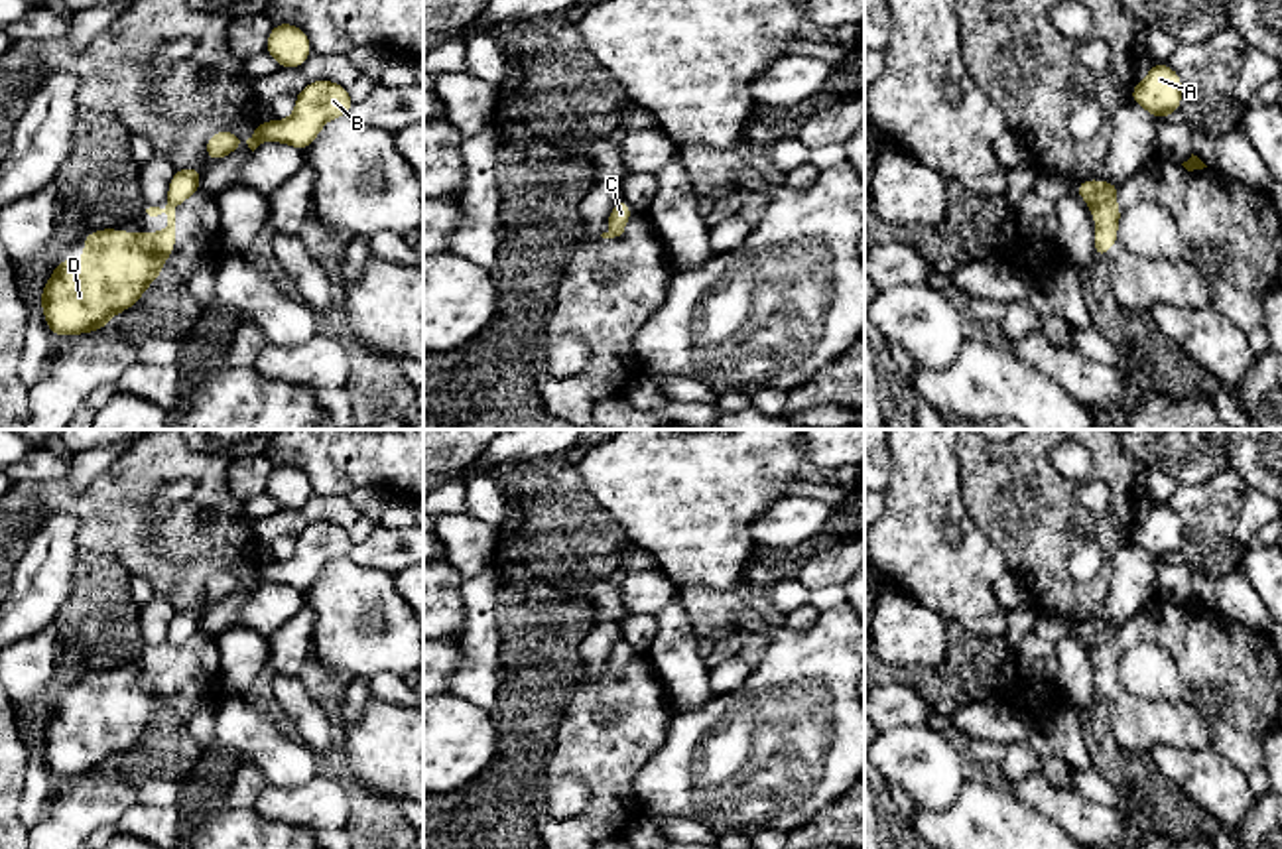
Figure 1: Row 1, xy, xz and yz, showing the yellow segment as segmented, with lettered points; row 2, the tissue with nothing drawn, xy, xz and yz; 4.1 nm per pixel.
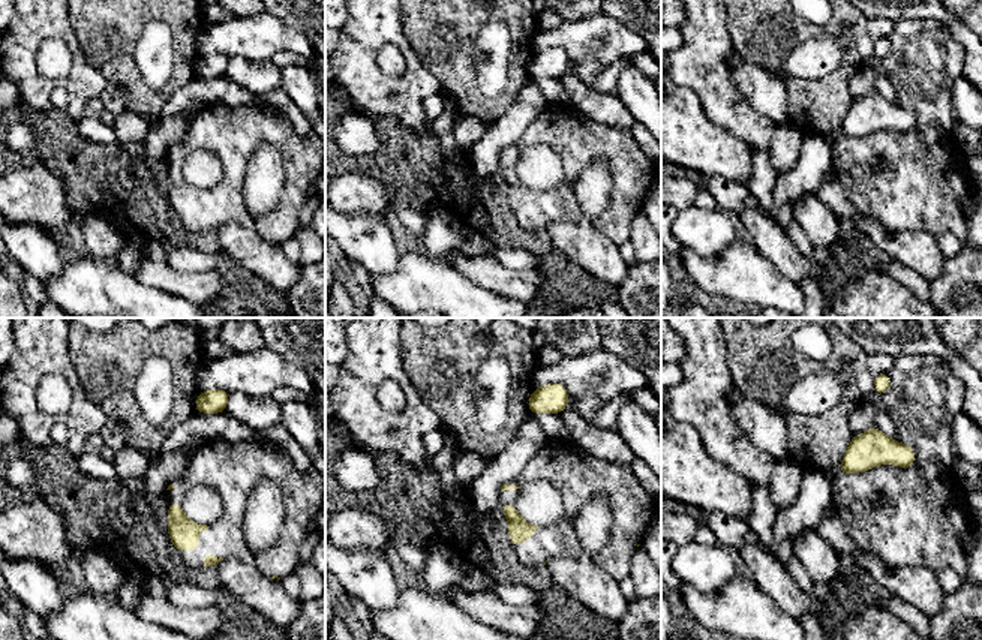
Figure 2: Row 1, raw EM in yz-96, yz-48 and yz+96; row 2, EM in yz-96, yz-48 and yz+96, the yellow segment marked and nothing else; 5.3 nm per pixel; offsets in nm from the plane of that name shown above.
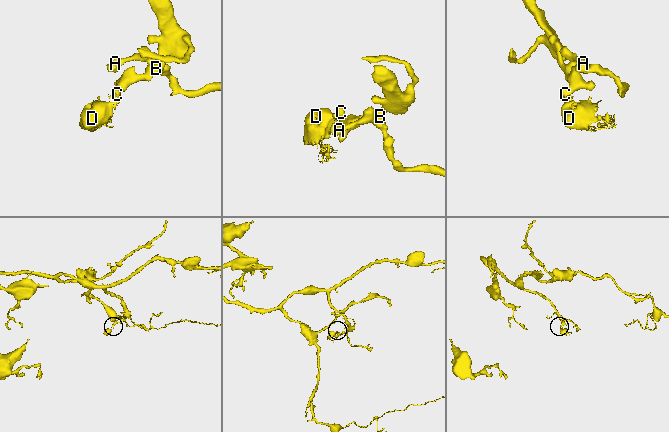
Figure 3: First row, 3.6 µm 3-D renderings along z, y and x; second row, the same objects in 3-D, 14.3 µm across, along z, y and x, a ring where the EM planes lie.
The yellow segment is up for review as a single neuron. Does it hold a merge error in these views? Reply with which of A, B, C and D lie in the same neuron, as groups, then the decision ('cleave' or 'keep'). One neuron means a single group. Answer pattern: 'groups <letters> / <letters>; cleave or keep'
groups A B C / D; cleave

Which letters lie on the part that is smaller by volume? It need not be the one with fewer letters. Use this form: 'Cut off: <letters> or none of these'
Cut off: D

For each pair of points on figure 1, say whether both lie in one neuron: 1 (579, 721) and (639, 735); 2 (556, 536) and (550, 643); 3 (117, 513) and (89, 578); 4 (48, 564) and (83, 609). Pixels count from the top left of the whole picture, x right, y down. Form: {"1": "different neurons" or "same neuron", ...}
{"1": "same neuron", "2": "same neuron", "3": "different neurons", "4": "different neurons"}

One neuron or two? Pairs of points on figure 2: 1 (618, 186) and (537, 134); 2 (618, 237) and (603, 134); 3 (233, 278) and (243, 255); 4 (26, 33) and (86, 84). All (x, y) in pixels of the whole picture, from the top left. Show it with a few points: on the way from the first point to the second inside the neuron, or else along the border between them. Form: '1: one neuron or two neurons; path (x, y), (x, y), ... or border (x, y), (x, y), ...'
1: one neuron; path (616, 161), (597, 141), (562, 134)
2: one neuron; path (621, 212), (622, 159)
3: two neurons; border (230, 257), (269, 284)
4: one neuron; path (48, 30), (60, 30), (71, 41), (78, 62)

